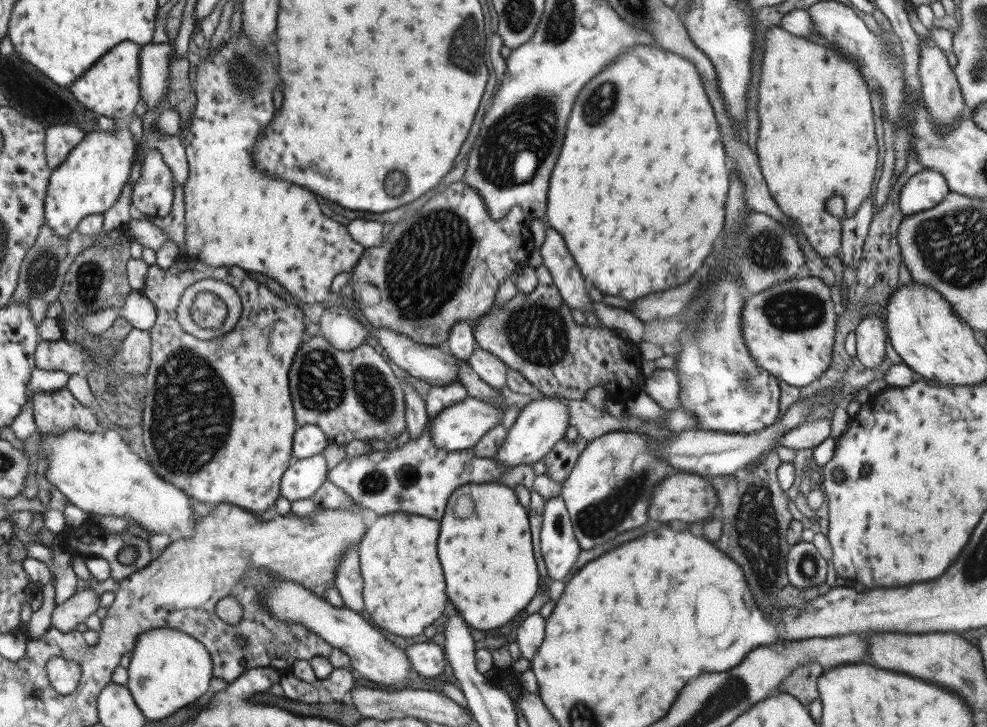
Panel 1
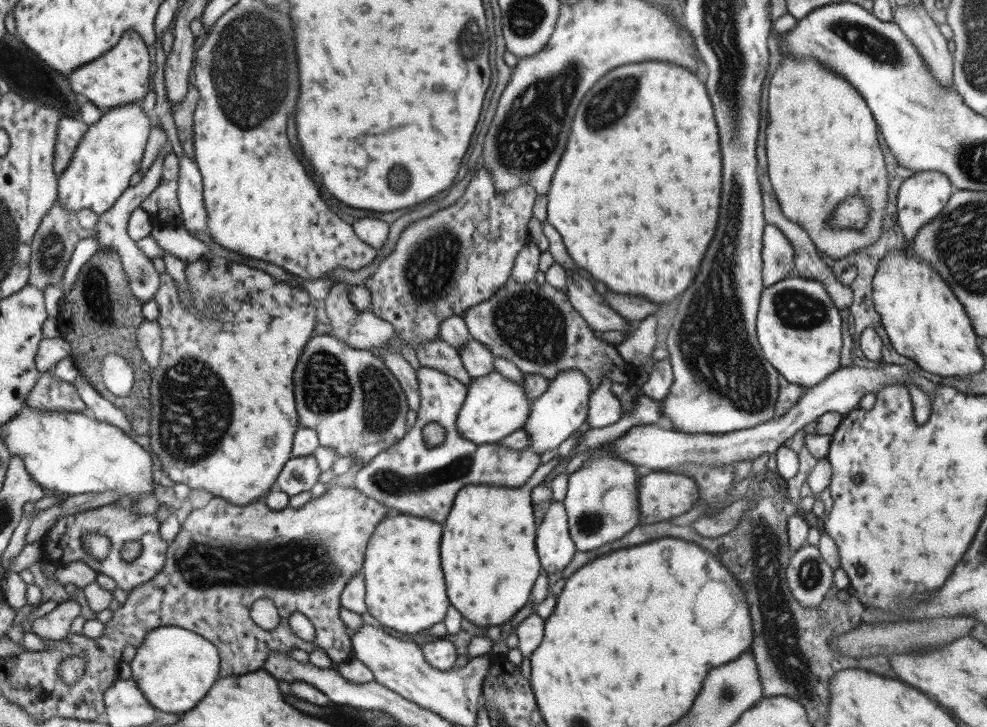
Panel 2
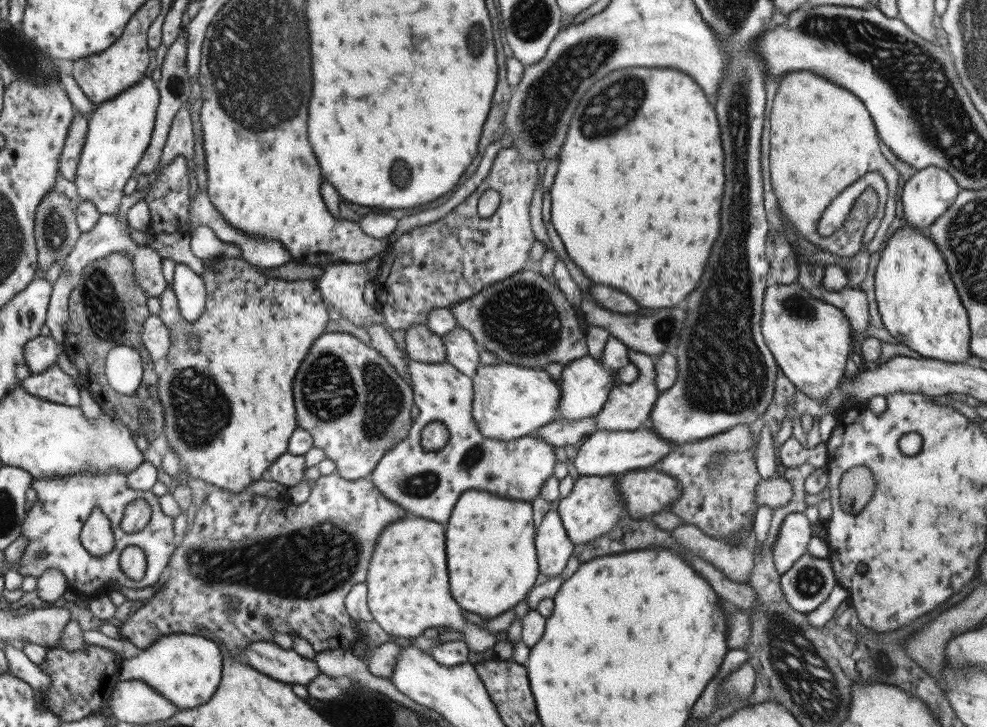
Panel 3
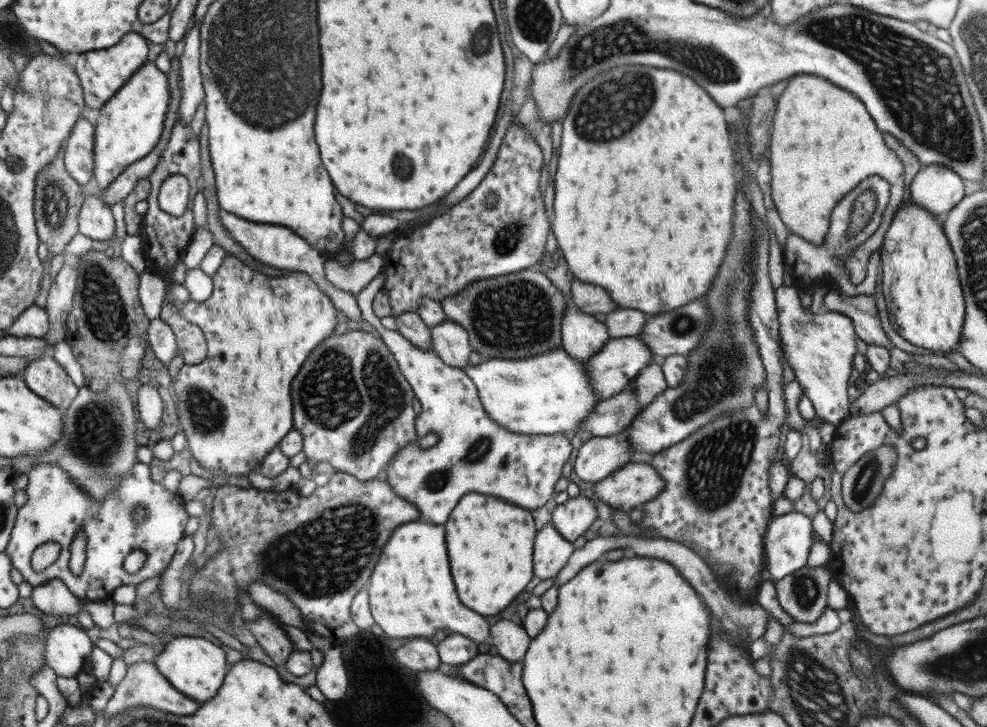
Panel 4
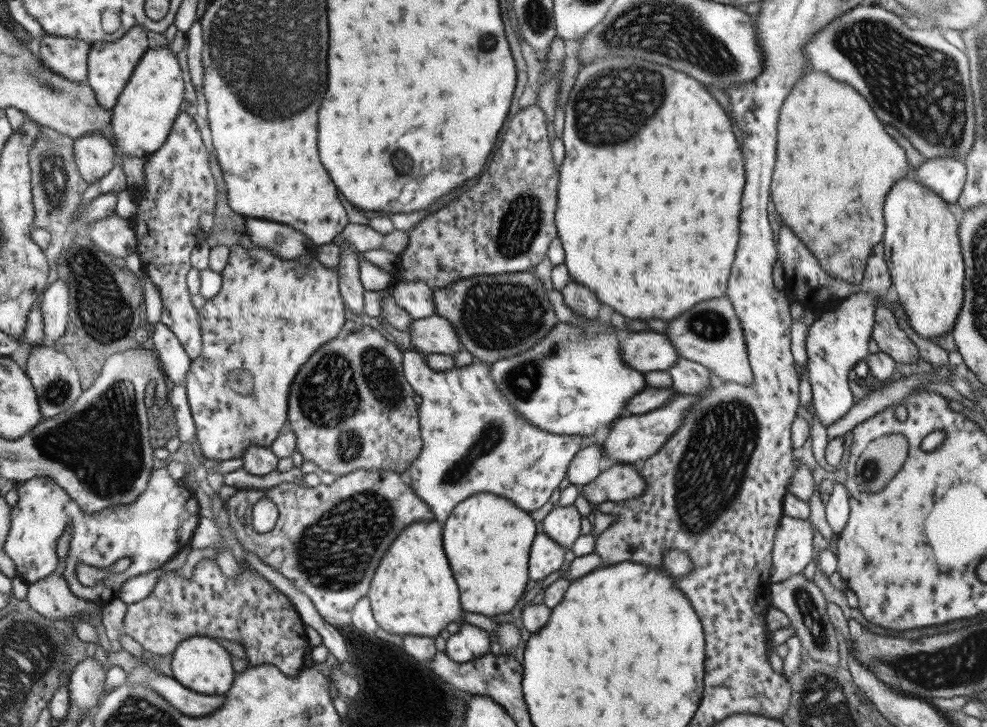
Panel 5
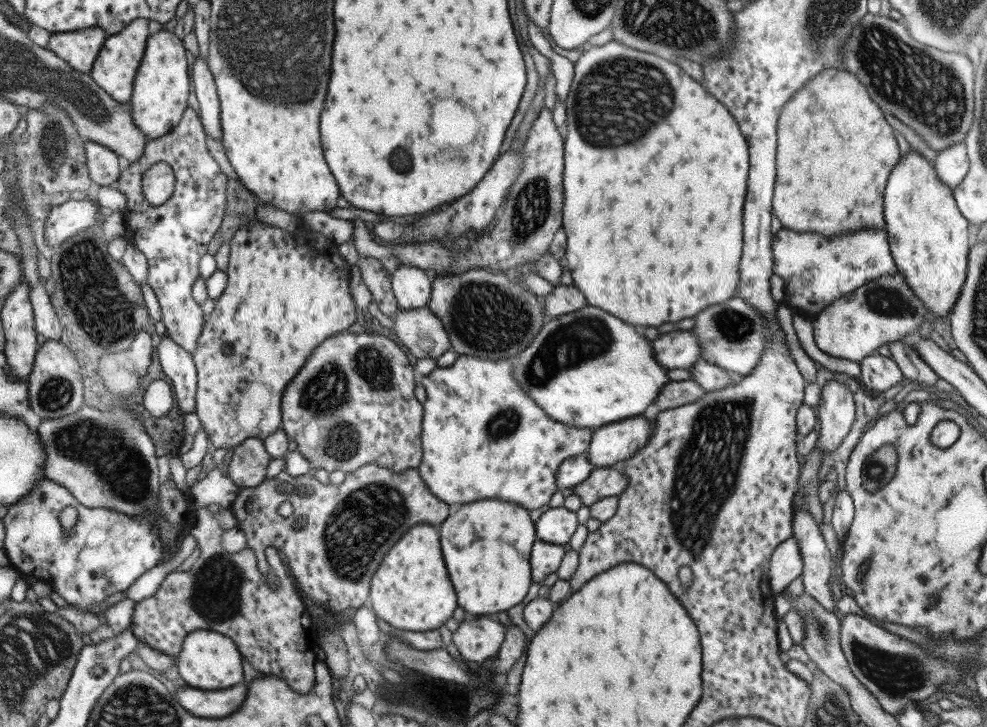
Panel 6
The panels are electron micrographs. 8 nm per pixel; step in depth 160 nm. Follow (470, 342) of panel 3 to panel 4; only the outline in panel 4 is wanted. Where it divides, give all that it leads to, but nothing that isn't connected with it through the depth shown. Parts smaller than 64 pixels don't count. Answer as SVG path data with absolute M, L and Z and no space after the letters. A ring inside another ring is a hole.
M443 321L430 327L432 352L445 364L461 369L468 364L472 348L467 331L451 321Z

